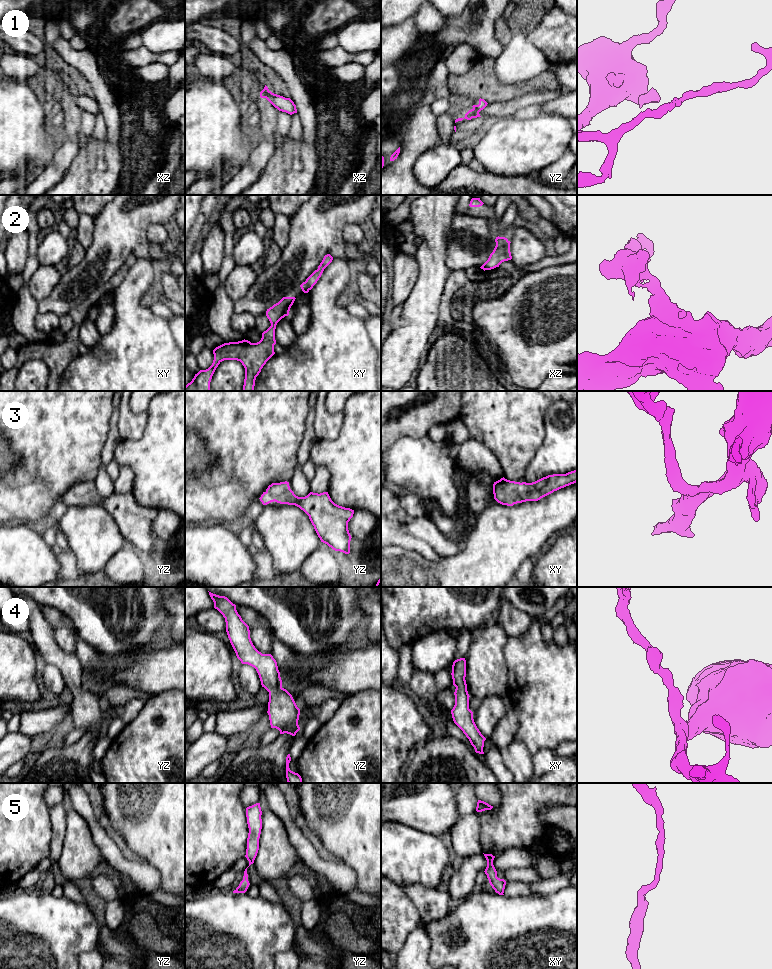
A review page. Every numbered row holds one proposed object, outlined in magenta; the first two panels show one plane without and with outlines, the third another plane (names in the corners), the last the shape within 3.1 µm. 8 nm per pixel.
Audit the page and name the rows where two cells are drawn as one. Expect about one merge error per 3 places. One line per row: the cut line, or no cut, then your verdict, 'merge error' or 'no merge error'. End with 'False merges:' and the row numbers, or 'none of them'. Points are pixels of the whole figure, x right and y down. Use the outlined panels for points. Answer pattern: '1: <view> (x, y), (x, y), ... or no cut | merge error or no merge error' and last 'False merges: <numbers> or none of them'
1: no cut | no merge error
2: no cut | no merge error
3: no cut | no merge error
4: no cut | no merge error
5: no cut | no merge error
False merges: none of them

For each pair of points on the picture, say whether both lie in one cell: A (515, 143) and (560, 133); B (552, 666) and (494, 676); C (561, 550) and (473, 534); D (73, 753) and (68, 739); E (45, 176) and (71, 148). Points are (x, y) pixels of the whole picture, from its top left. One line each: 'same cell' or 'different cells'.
A: same cell
B: different cells
C: different cells
D: different cells
E: same cell

